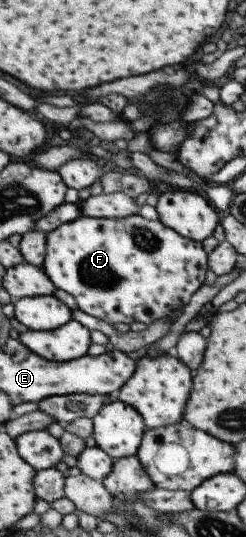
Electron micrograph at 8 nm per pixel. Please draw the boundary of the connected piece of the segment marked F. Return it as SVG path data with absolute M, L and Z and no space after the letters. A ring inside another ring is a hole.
M138 214L124 219L82 216L78 217L77 221L64 223L59 229L49 234L49 245L44 269L46 274L53 279L53 283L57 286L57 289L62 289L74 296L79 308L82 309L82 311L86 311L90 316L95 316L111 325L114 325L114 323L126 323L130 325L130 323L134 322L143 322L147 326L150 326L154 322L169 317L173 312L181 310L182 307L188 305L190 299L194 297L194 293L204 285L206 273L208 273L208 269L211 269L211 267L209 266L209 254L206 253L202 242L183 237L181 234L174 231L174 229L170 229L169 226L166 226L162 221L150 221Z

